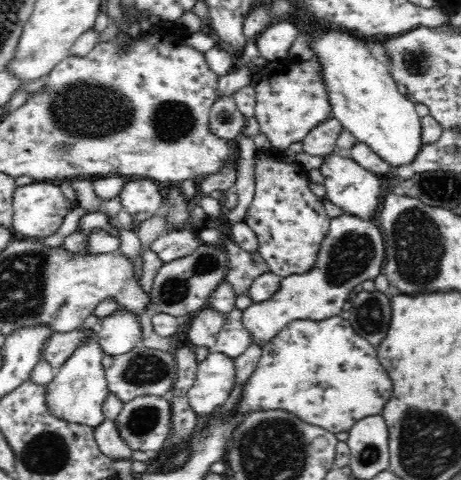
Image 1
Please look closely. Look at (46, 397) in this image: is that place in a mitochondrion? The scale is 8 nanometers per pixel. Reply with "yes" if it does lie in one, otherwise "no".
no

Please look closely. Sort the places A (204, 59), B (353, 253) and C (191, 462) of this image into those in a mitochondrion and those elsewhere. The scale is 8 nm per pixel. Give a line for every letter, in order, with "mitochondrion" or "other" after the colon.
A: other
B: mitochondrion
C: other

